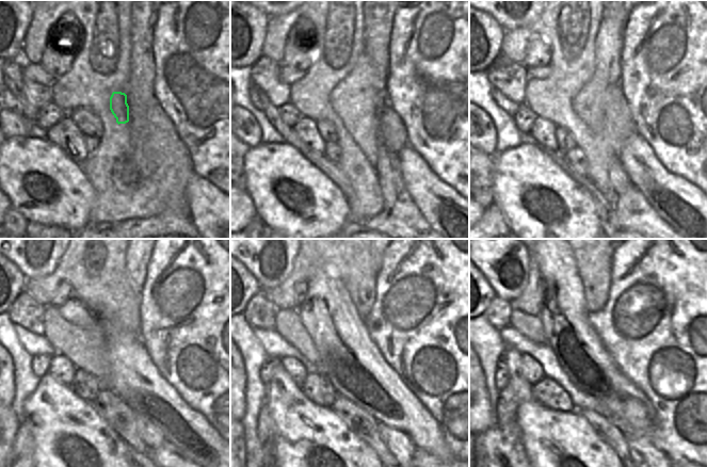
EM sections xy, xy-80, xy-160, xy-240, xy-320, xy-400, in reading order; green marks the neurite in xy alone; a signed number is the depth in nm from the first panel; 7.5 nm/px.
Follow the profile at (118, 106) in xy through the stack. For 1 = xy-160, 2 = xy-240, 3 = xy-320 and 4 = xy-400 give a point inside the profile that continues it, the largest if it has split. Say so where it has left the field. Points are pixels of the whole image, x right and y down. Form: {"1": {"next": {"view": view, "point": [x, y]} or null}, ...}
{"1": {"next": {"view": "xy-160", "point": [588, 103]}}, "2": {"next": {"view": "xy-240", "point": [137, 260]}}, "3": {"next": {"view": "xy-320", "point": [400, 445]}}, "4": {"next": {"view": "xy-400", "point": [643, 454]}}}

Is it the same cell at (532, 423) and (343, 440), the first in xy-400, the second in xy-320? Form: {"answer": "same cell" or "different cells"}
{"answer": "same cell"}

